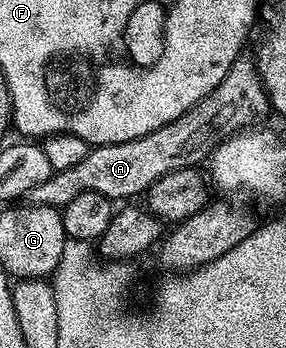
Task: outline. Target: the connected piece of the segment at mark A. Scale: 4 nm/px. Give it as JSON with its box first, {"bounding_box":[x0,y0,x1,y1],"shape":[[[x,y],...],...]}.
{"bounding_box":[28,60,270,207],"shape":[[[245,60],[236,61],[227,71],[223,83],[219,83],[219,87],[215,87],[215,91],[211,91],[199,103],[195,103],[195,107],[191,107],[183,115],[179,115],[179,119],[159,127],[159,131],[151,131],[147,135],[143,135],[139,139],[131,139],[127,143],[99,145],[90,148],[87,159],[83,159],[83,163],[71,167],[68,171],[54,172],[51,179],[47,179],[47,183],[39,183],[39,187],[35,187],[35,191],[29,193],[28,204],[30,206],[64,207],[67,203],[71,203],[71,199],[75,199],[77,195],[83,195],[85,191],[95,192],[110,199],[118,199],[117,197],[137,199],[133,197],[139,196],[140,193],[142,196],[163,175],[167,175],[171,171],[200,166],[200,161],[202,160],[202,164],[222,139],[250,128],[254,123],[260,122],[257,120],[265,112],[267,114],[270,112],[269,97],[265,93],[260,75],[257,73],[256,64],[252,60]]]}

